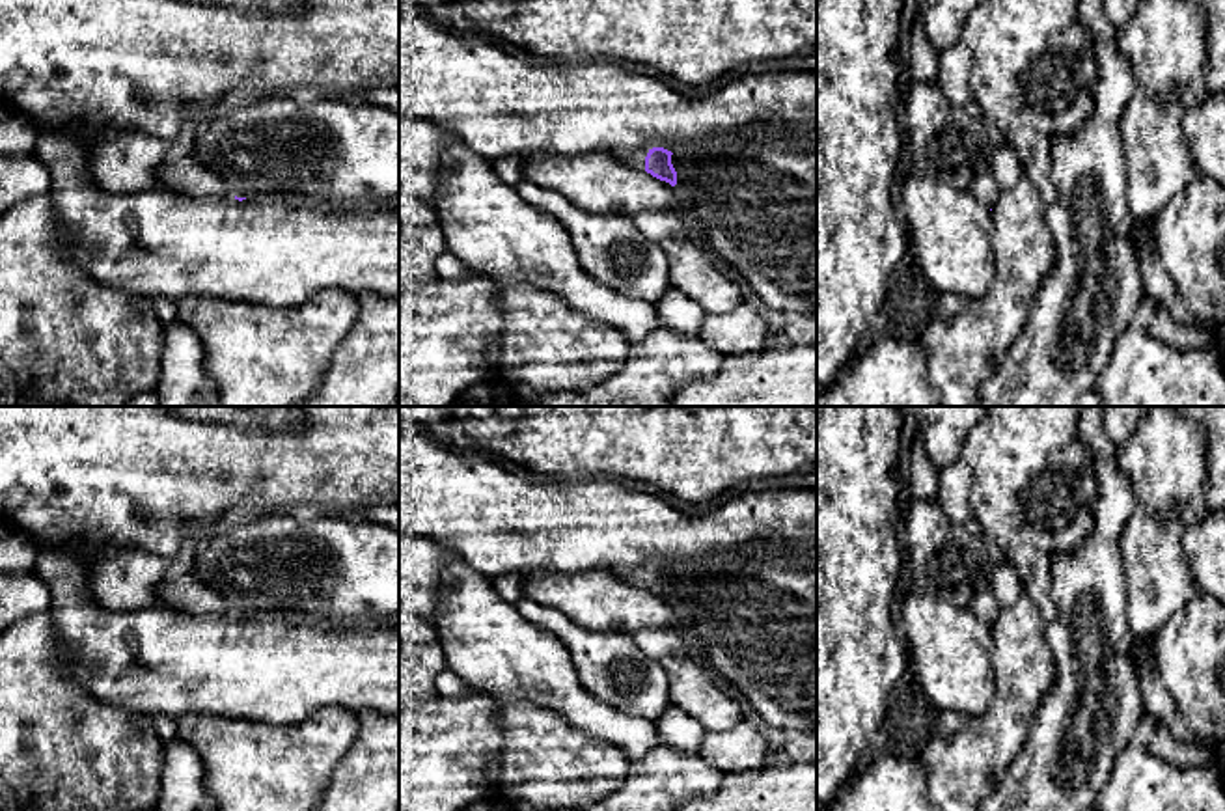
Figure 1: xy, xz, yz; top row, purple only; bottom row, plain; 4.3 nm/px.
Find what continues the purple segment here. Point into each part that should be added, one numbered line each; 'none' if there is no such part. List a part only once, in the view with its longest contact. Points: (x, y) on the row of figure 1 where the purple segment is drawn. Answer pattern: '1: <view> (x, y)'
1: xz (633, 159)

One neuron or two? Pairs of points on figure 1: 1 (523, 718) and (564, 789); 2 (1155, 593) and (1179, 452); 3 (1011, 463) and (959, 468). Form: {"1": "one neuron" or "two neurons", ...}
{"1": "one neuron", "2": "one neuron", "3": "two neurons"}

